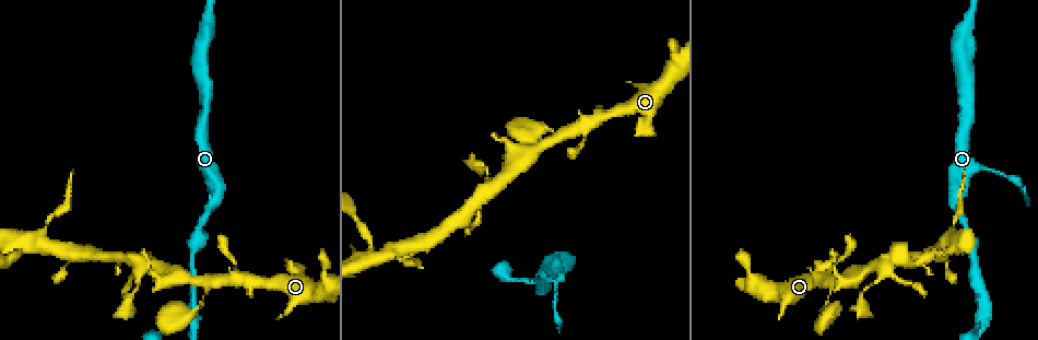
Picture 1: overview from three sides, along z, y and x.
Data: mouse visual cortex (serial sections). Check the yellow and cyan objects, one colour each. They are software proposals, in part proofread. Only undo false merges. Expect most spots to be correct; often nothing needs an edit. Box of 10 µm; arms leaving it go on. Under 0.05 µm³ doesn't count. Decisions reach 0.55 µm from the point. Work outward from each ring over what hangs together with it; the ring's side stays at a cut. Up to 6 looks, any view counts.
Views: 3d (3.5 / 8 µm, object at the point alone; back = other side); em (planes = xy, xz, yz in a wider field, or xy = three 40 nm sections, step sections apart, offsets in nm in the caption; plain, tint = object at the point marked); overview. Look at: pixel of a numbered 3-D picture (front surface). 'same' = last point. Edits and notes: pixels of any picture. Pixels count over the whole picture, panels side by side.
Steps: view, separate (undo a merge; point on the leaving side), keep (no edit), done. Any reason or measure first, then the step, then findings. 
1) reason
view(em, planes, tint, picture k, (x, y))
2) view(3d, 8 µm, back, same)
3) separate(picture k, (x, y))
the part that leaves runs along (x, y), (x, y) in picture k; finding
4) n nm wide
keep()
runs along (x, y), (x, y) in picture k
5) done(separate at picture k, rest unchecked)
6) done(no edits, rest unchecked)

arms part here
view(3d, 3.5 µm, picture 1, (980, 320))

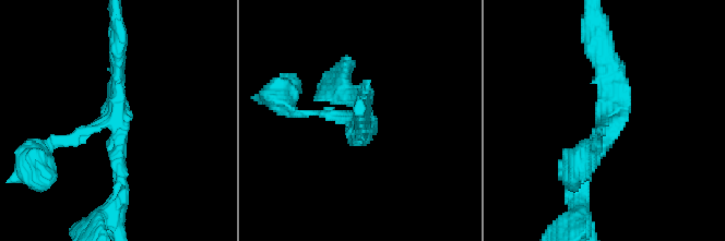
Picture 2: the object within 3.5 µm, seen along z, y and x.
view(em, xy, step 3, tint, picture 2, (607, 114))

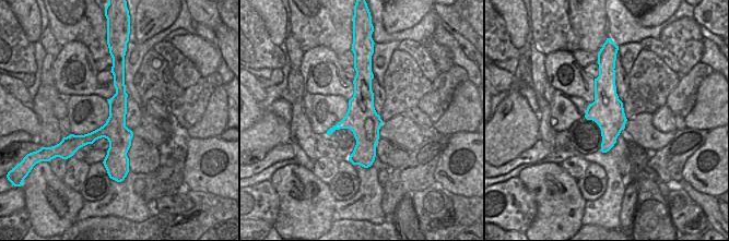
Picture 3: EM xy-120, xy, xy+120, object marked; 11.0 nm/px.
view(em, xy, step 5, tint, same)

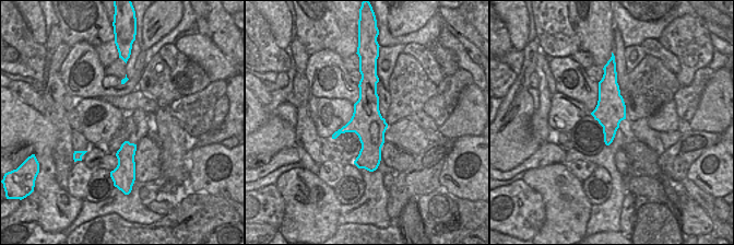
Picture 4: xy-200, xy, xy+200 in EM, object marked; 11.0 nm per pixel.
3 arms
keep()
runs along (374, 76), (368, 82), (369, 167) in picture 4; all the same cell

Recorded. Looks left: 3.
a narrow waist
view(3d, 3.5 µm, picture 1, (209, 282))

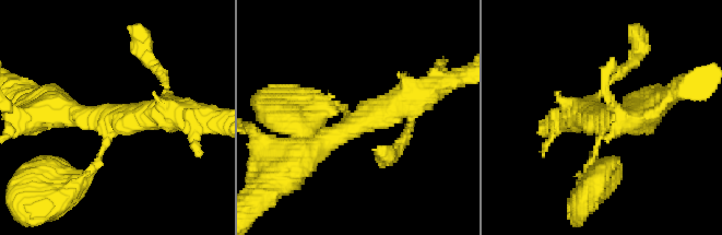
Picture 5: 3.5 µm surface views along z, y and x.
3 arms; arms of 100, 300, 400 nm
view(em, xy, step 3, tint, picture 5, (357, 121))

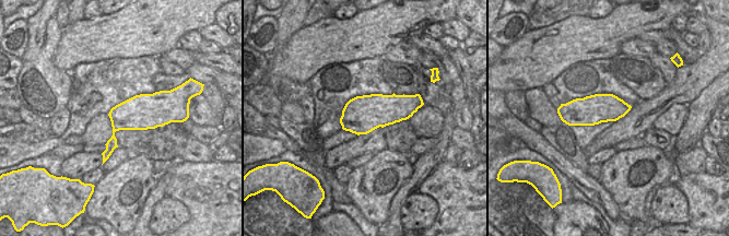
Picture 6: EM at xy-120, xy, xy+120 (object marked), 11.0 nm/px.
another direction
view(em, xy, step 5, tint, same)

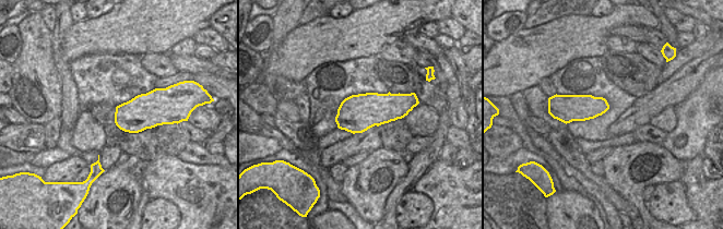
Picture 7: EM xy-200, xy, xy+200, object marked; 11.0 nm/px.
keep()
runs along (427, 89), (367, 116), (299, 161) in picture 5; all the same cell

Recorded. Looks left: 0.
done(no edits, rest unchecked)

